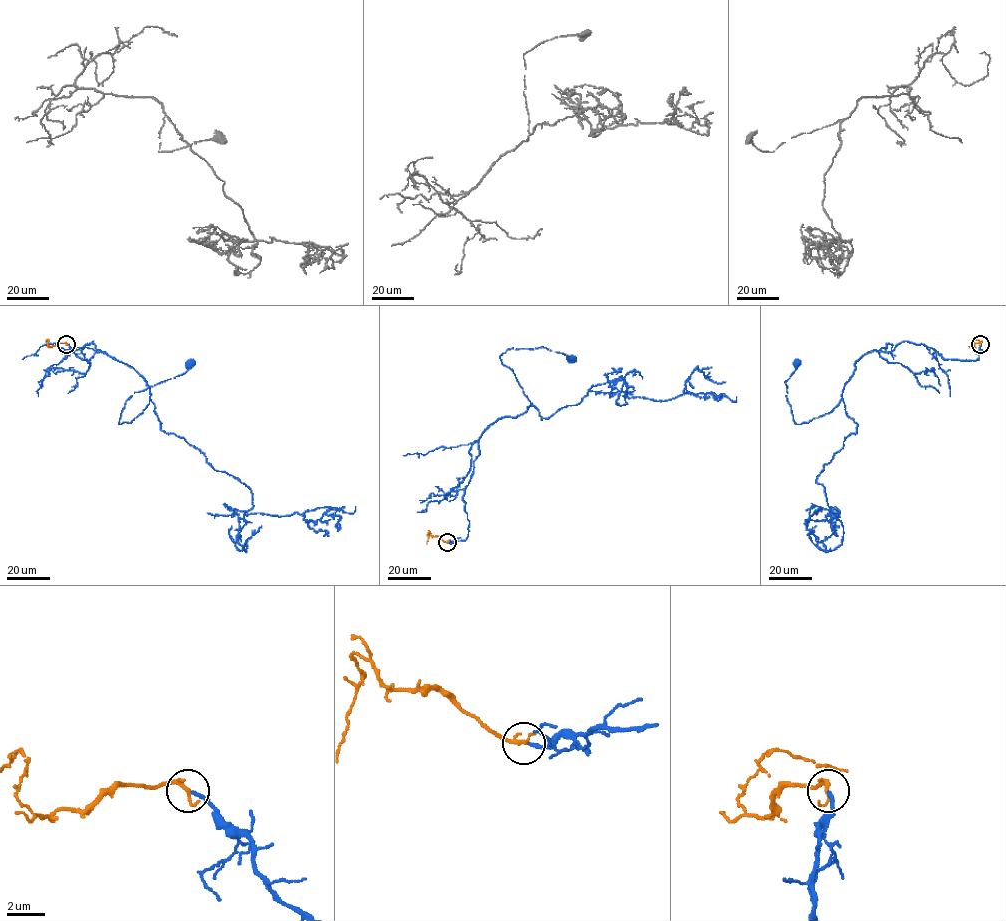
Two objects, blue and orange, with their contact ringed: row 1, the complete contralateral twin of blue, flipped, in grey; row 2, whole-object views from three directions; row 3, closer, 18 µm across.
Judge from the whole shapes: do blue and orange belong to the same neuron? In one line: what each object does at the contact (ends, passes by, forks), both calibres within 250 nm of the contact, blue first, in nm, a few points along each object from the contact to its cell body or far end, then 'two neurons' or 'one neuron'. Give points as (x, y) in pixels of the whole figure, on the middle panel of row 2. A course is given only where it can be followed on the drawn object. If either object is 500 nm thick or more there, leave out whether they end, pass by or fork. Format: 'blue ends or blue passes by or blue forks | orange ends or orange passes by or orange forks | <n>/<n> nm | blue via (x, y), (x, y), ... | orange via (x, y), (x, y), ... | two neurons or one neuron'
blue ends | orange passes by | 180/180 nm | blue via (448, 542), (468, 536), (463, 498), (478, 439), (531, 404), (500, 355), (544, 347), (570, 358) | orange via (447, 542), (428, 532), (426, 544) | one neuron

